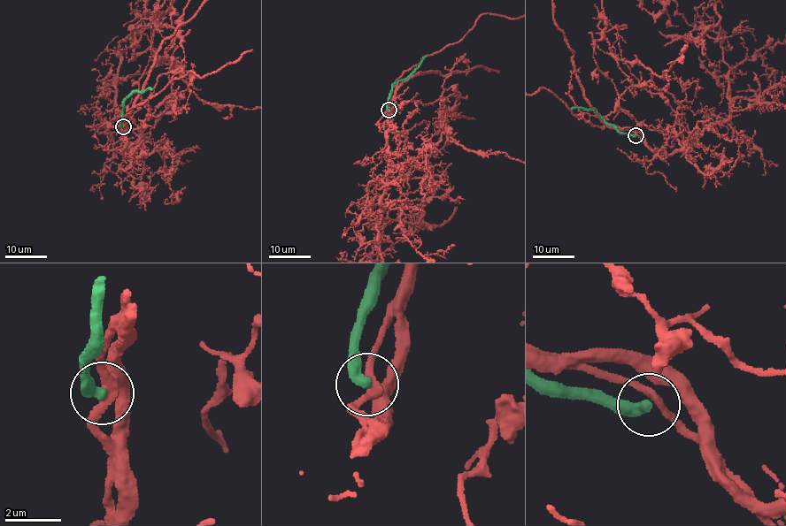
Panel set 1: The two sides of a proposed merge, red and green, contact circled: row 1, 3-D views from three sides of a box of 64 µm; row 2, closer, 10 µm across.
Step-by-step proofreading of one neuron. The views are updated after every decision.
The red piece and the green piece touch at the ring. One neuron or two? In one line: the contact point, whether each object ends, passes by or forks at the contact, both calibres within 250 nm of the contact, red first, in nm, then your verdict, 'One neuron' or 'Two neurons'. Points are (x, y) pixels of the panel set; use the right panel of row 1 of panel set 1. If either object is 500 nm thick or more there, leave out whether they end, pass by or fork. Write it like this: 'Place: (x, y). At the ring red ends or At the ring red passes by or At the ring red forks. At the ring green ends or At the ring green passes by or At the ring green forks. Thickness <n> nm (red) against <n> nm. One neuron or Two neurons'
Place: (635, 135). At the ring red forks. At the ring green ends. Thickness 280 nm (red) against 420 nm. Two neurons

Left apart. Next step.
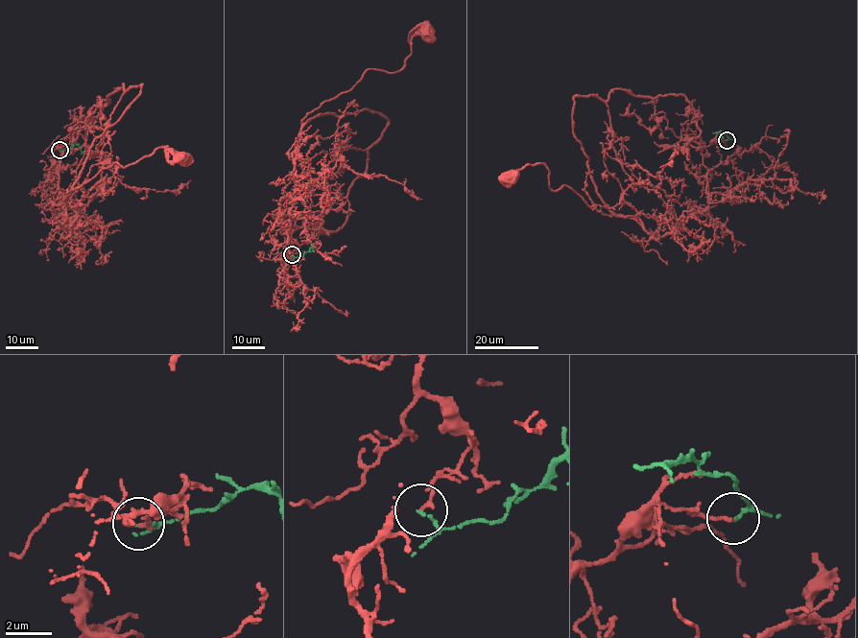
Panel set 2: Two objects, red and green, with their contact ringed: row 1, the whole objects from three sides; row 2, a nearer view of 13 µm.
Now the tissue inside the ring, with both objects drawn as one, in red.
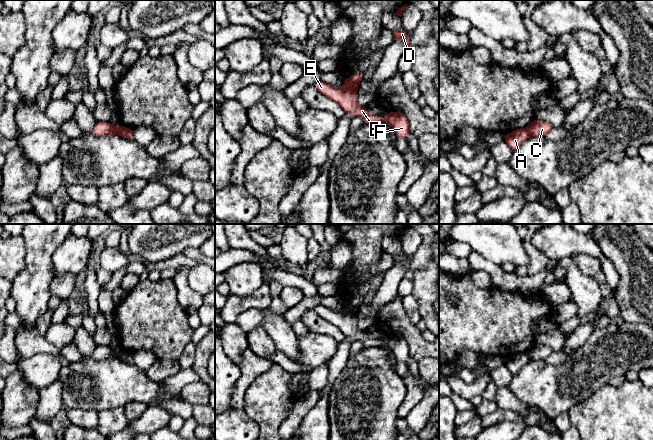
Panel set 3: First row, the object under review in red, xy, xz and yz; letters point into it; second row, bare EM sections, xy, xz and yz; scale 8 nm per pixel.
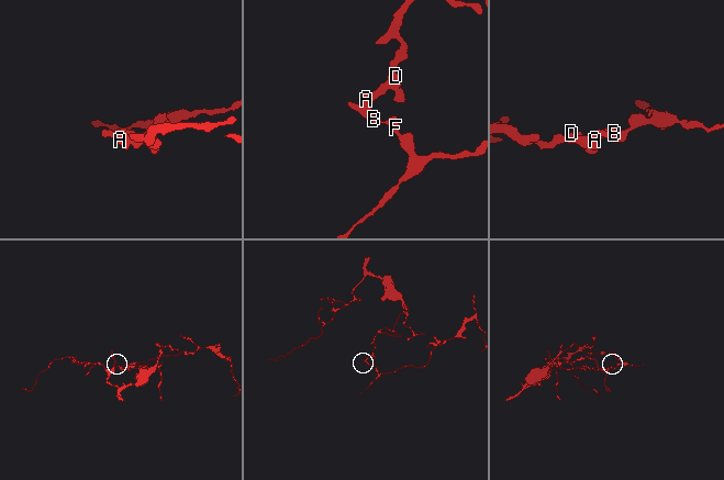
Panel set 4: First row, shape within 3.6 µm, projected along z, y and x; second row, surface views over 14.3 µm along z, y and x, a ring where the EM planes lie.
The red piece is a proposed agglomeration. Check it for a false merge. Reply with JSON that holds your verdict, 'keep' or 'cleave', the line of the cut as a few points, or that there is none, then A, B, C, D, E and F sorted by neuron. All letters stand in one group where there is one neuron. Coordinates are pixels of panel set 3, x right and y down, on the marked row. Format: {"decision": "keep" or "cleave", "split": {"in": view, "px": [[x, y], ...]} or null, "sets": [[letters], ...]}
{"decision": "cleave", "split": {"in": "xz", "px": [[344, 86], [355, 91]]}, "sets": [["A", "D"], ["B", "C", "E", "F"]]}

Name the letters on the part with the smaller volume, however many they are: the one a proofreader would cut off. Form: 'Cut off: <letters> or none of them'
Cut off: B, C, E, F

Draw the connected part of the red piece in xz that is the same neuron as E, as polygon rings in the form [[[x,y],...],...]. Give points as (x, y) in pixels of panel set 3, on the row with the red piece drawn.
[[[318,81],[314,87],[323,95],[335,101],[345,112],[351,113],[353,117],[361,116],[364,124],[376,123],[385,120],[394,130],[397,138],[407,139],[410,133],[409,121],[401,112],[387,112],[384,118],[379,115],[369,114],[366,106],[358,105],[358,95],[355,90],[349,88],[335,88],[323,81]]]

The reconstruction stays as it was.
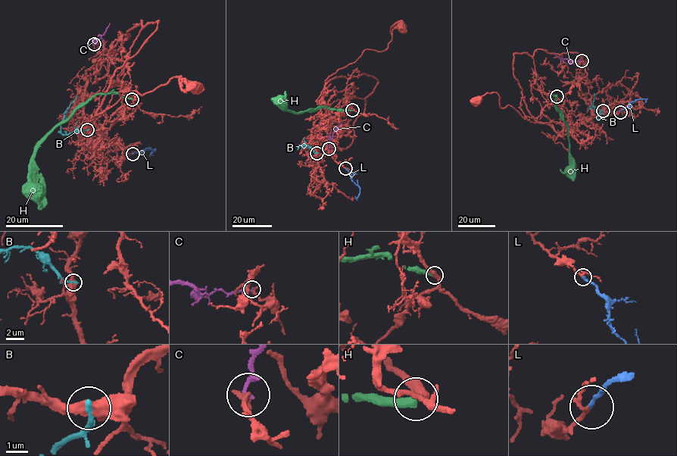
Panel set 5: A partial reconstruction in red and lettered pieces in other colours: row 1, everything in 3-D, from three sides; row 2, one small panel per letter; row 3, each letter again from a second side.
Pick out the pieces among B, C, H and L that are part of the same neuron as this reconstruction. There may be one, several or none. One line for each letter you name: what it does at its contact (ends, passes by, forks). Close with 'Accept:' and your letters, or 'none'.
L: it ends
Accept: L

